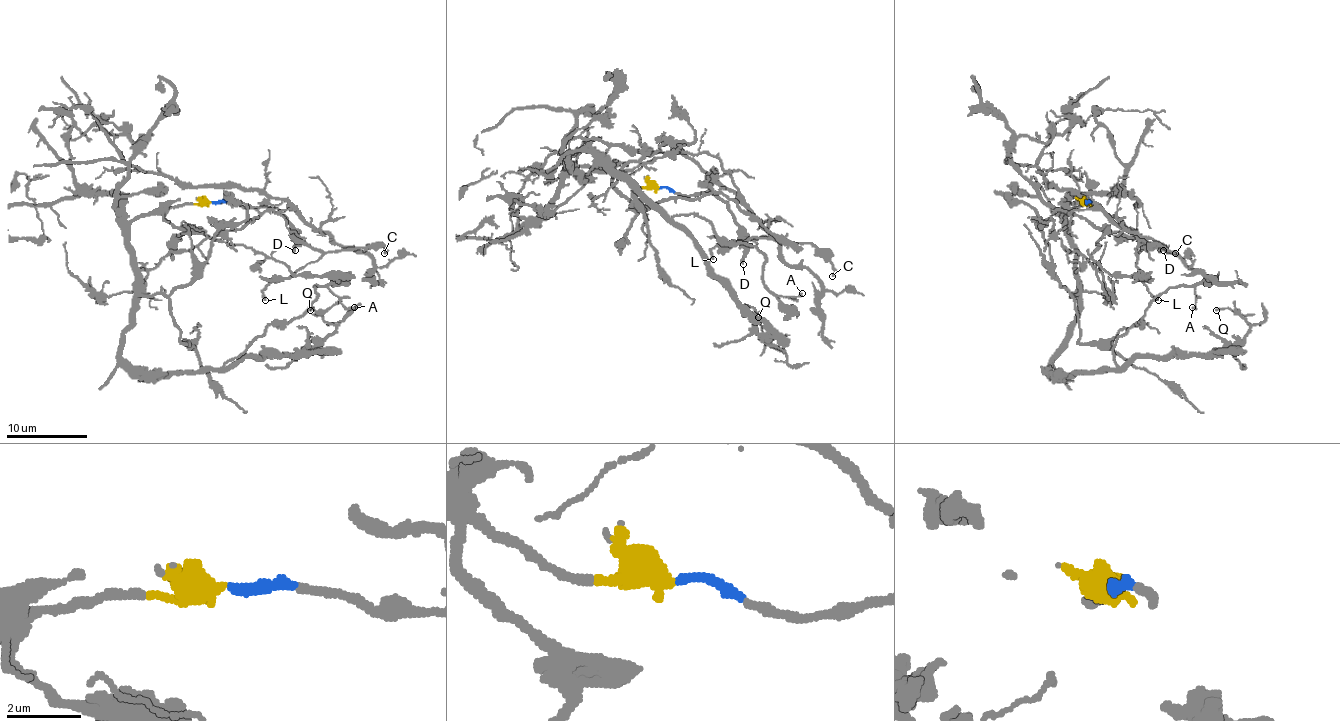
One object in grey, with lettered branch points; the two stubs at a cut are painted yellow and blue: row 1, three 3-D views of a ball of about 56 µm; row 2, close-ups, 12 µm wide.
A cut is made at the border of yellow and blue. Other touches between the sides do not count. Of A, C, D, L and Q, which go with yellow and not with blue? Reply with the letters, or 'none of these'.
A, Q

